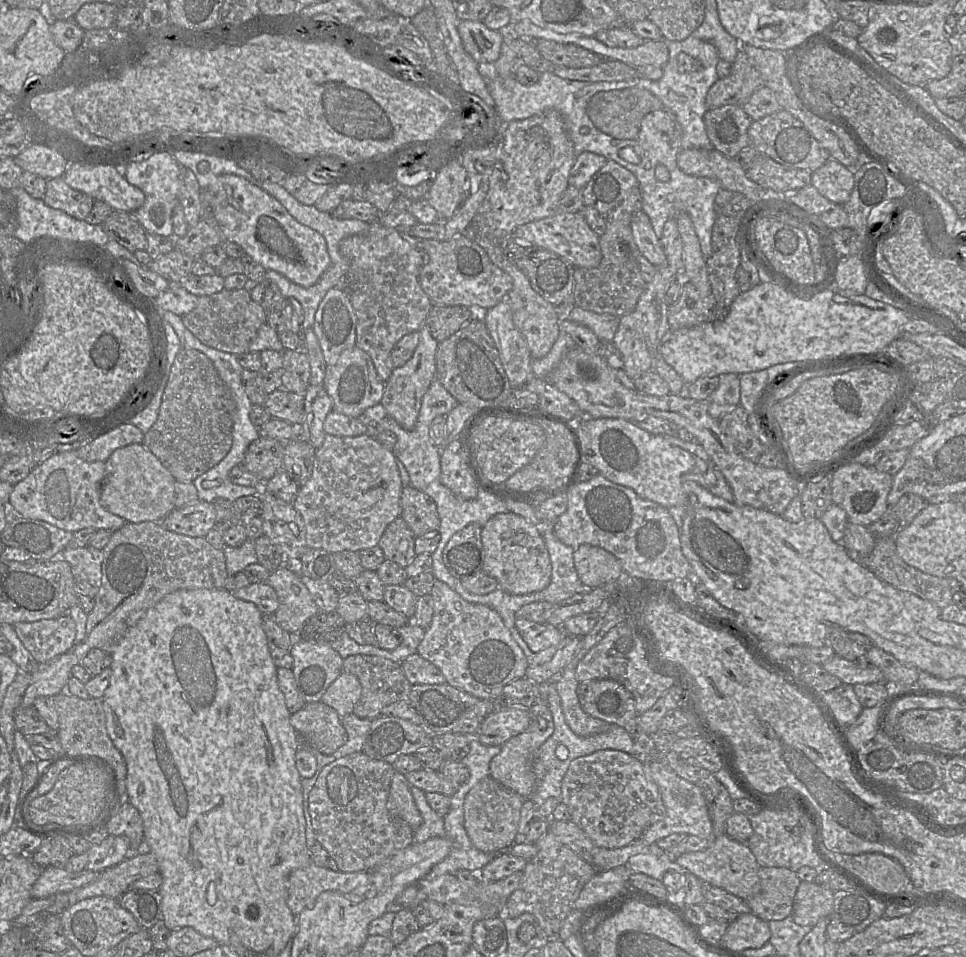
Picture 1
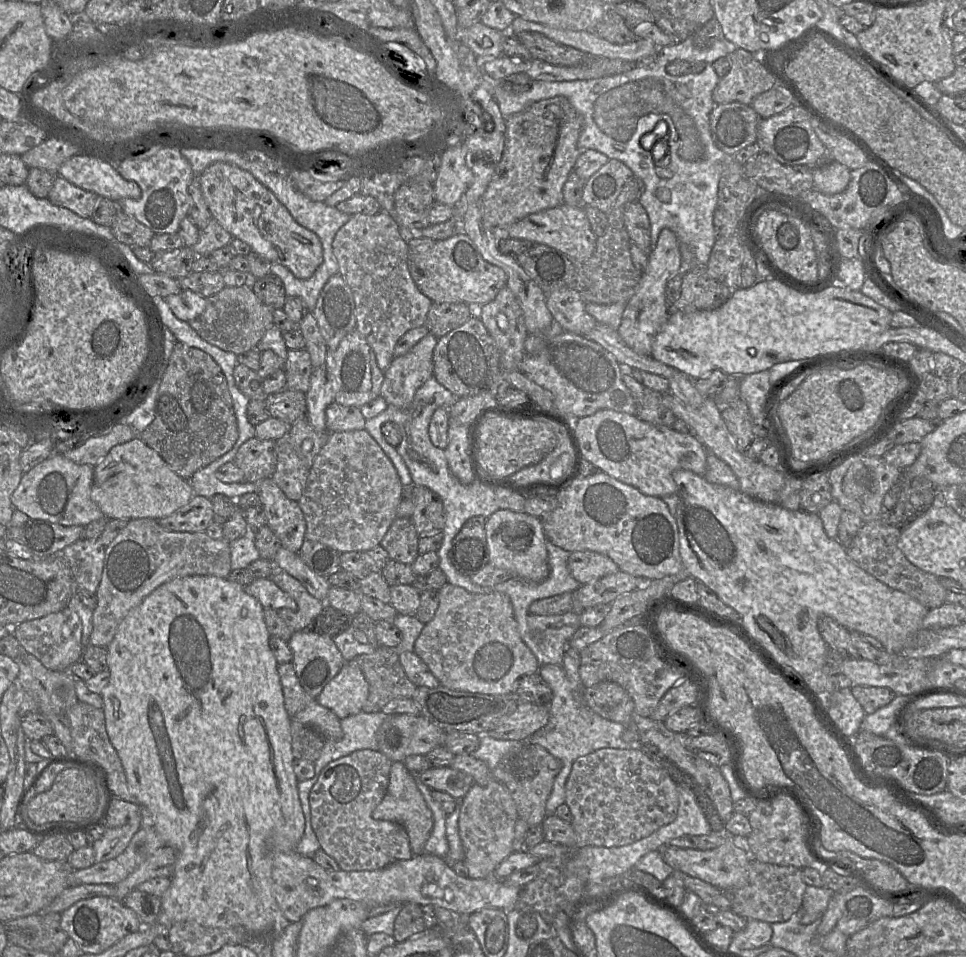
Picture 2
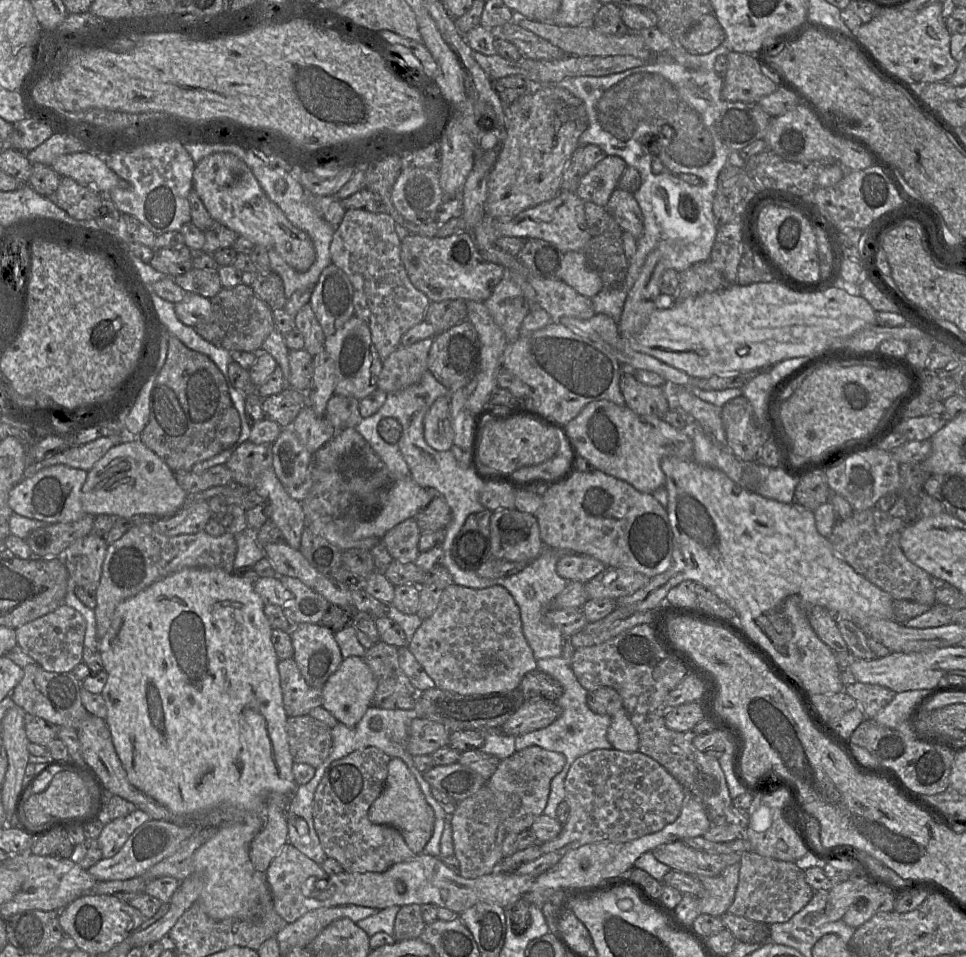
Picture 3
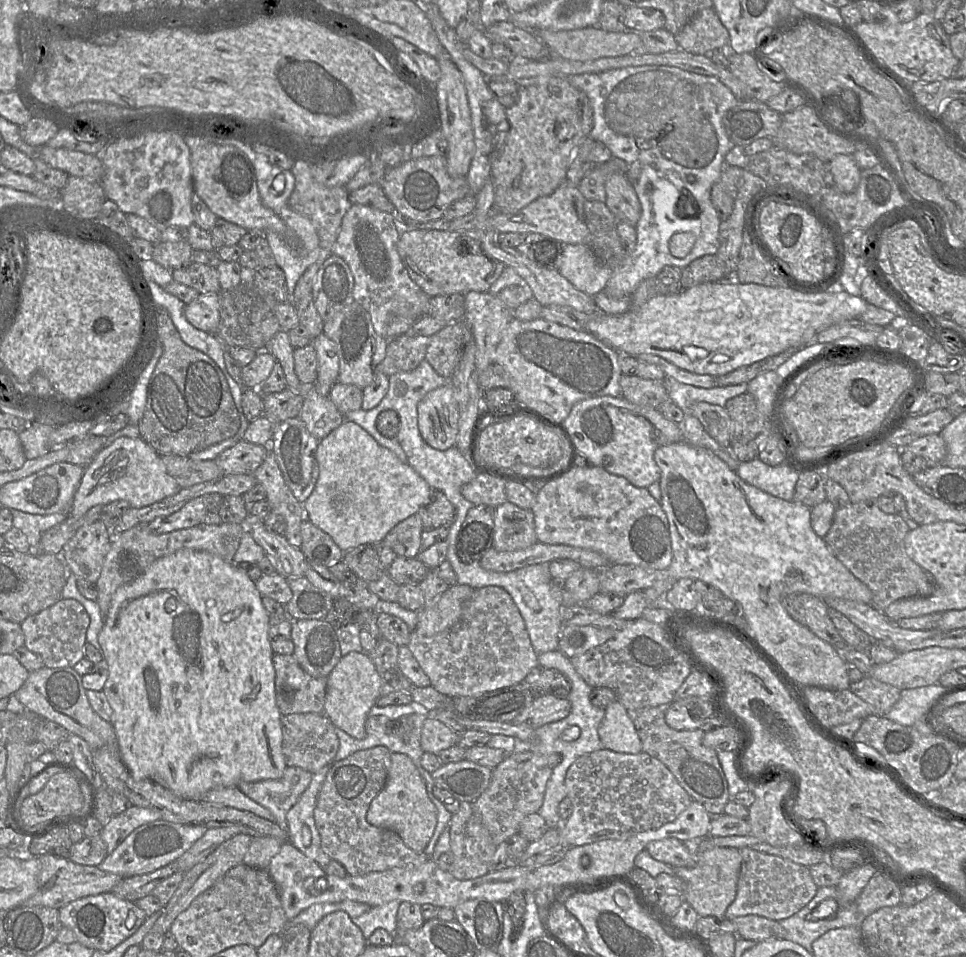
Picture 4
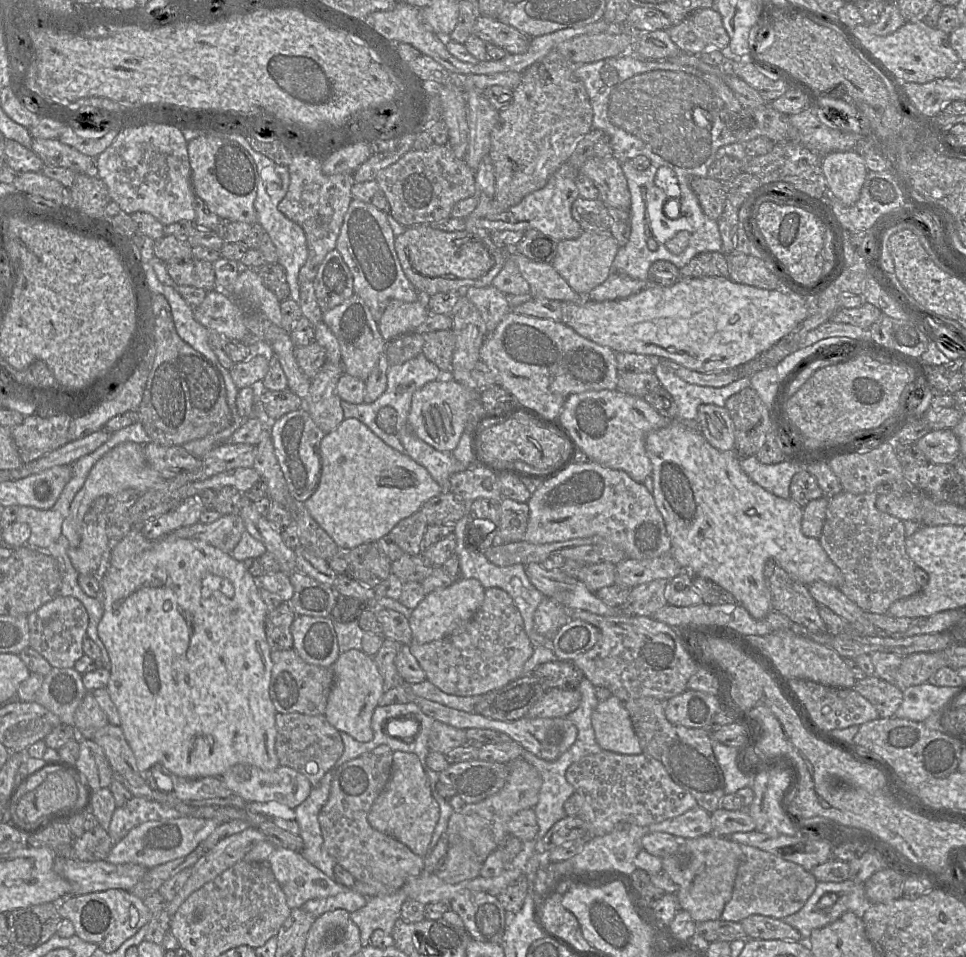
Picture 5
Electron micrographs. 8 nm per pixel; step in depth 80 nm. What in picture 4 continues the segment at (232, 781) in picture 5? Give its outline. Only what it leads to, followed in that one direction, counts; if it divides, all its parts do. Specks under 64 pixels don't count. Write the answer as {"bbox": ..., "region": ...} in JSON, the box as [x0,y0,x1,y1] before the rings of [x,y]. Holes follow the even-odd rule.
{"bbox":[237,767,313,831],"region":[[[286,767],[280,779],[261,780],[257,782],[240,782],[237,788],[247,797],[267,808],[274,816],[274,822],[284,831],[287,831],[286,816],[288,811],[297,803],[300,796],[309,786],[313,774],[299,768]]]}

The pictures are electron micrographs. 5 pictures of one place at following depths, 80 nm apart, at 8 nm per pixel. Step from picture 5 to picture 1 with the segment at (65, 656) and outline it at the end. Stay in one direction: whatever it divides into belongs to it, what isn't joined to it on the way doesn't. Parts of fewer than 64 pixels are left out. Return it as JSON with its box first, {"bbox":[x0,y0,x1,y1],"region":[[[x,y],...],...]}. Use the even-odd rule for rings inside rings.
{"bbox":[13,615,76,663],"region":[[[70,615],[13,625],[24,647],[37,663],[45,663],[75,645],[76,625]]]}

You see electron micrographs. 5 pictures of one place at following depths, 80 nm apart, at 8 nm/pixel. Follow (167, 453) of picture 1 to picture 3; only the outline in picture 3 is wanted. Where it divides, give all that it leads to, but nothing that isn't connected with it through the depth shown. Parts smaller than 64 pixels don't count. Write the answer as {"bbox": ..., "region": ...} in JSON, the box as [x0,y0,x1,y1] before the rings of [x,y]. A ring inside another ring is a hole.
{"bbox":[139,334,240,471],"region":[[[169,334],[165,364],[157,375],[152,391],[149,421],[140,433],[139,439],[172,471],[191,471],[195,464],[233,446],[240,433],[239,413],[233,404],[227,381],[221,370],[207,355],[188,348],[176,336]]]}

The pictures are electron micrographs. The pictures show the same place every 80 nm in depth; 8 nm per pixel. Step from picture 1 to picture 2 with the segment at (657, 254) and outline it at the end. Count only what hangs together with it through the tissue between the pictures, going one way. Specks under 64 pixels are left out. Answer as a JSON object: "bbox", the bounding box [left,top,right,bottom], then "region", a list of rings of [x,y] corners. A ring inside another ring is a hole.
{"bbox":[623,201,653,254],"region":[[[638,201],[625,206],[623,220],[631,242],[649,254],[653,249],[650,240],[650,222],[645,209]]]}

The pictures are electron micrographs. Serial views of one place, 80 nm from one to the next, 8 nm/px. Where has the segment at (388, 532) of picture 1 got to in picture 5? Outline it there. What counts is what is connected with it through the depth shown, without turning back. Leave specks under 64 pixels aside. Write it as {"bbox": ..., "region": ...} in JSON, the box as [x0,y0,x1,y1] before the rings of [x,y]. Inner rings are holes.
{"bbox":[389,510,428,555],"region":[[[419,510],[398,522],[389,535],[406,554],[418,555],[422,552],[422,540],[428,523]]]}

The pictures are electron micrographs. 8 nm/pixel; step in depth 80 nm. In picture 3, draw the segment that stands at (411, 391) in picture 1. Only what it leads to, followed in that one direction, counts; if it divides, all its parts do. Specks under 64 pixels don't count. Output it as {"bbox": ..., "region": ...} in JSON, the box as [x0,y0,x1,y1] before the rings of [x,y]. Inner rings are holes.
{"bbox":[377,337,433,393],"region":[[[428,337],[409,346],[399,346],[383,361],[377,387],[393,393],[418,383],[428,370],[432,343],[433,337]]]}

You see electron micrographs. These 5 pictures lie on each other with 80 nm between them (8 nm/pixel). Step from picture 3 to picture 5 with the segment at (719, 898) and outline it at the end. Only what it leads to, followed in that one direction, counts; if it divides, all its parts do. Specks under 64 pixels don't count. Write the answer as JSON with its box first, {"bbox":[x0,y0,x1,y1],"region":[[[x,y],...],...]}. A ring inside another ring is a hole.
{"bbox":[662,834,743,923],"region":[[[709,834],[680,840],[678,850],[662,858],[662,871],[676,884],[679,907],[689,912],[696,923],[720,920],[732,897],[739,866],[743,861],[740,844],[728,837]]]}

